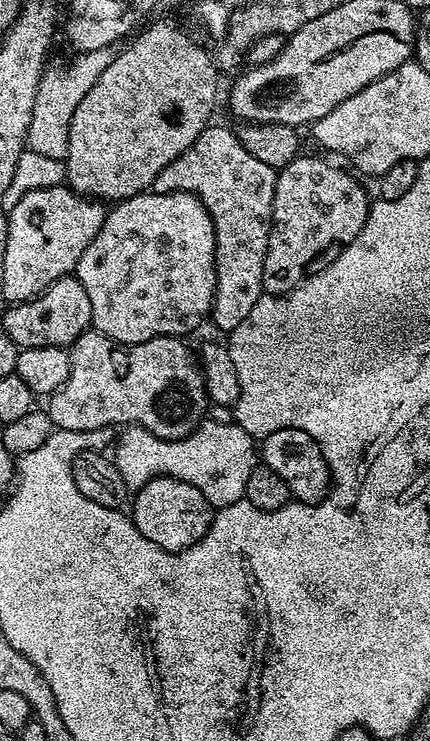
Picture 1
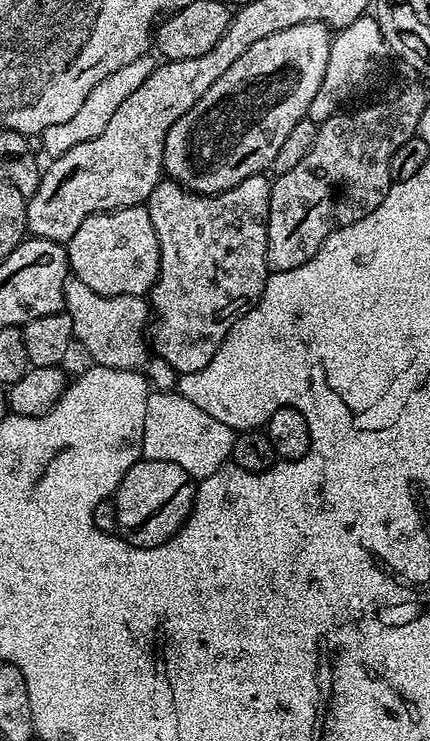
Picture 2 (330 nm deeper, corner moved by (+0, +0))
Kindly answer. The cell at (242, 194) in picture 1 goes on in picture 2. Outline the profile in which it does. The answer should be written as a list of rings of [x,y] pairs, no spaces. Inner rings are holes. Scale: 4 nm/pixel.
[[[261,174],[246,178],[217,196],[189,192],[171,178],[161,178],[149,194],[146,207],[160,247],[160,269],[150,293],[150,348],[178,374],[202,370],[202,366],[214,358],[236,319],[246,315],[263,294],[270,275],[268,211],[271,193],[272,180]]]

